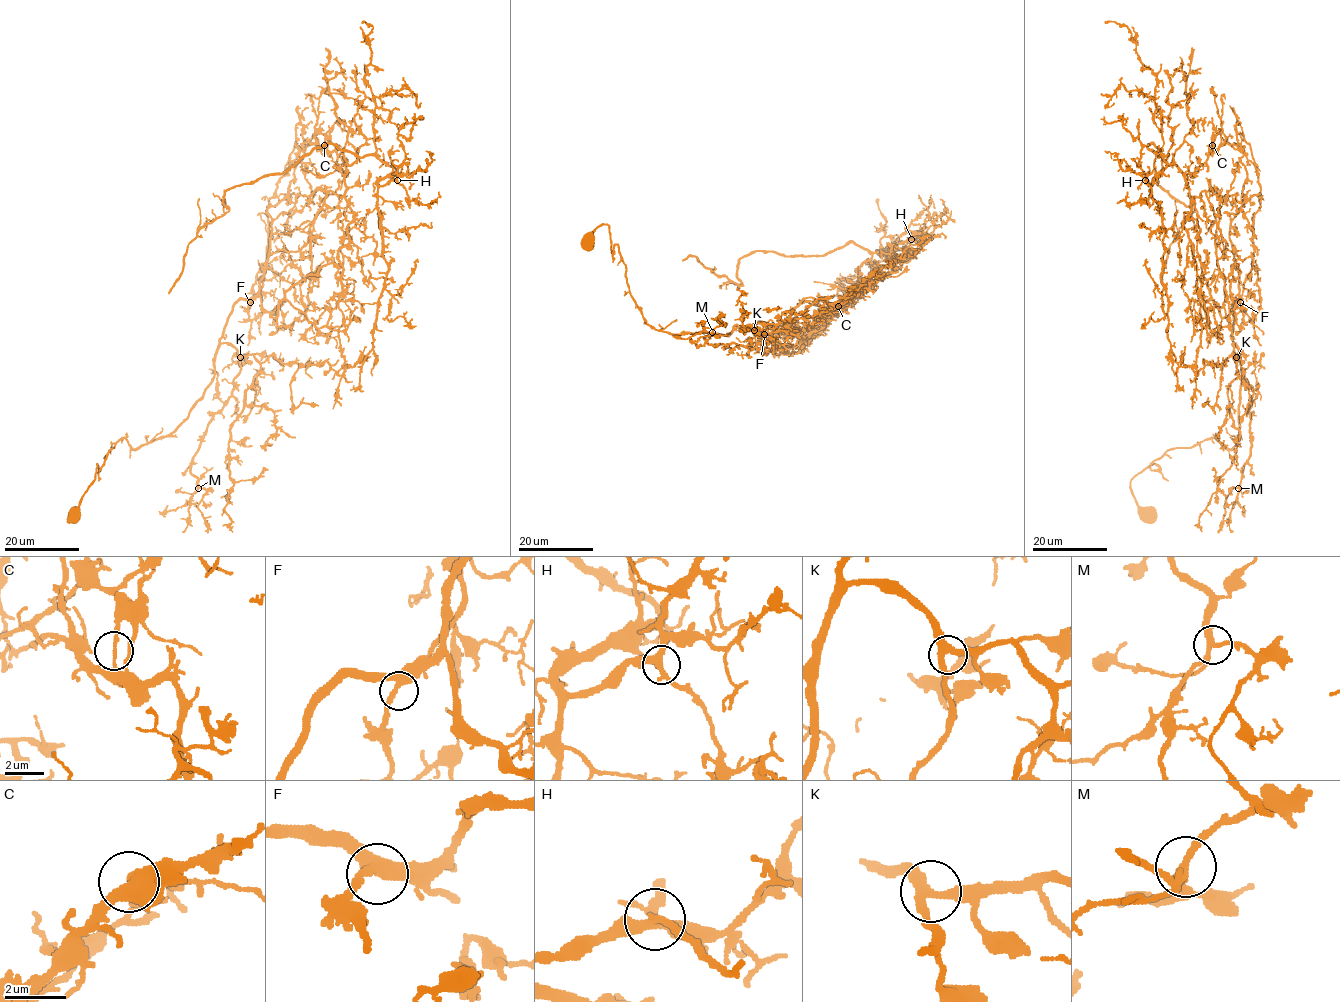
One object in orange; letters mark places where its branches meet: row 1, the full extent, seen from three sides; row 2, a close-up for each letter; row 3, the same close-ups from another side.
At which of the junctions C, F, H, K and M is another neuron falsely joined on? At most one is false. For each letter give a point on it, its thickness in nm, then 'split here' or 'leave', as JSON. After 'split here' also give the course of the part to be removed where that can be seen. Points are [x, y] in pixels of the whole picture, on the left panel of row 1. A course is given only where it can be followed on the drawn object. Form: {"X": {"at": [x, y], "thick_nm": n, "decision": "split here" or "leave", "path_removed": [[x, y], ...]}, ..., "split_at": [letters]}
{"C": {"at": [324, 145], "thick_nm": 120, "decision": "split here", "path_removed": [[324, 146], [344, 174], [358, 158], [324, 143], [283, 173], [225, 192], [229, 210], [188, 245], [168, 293]]}, "F": {"at": [250, 302], "thick_nm": 320, "decision": "leave"}, "H": {"at": [397, 180], "thick_nm": 280, "decision": "leave"}, "K": {"at": [240, 357], "thick_nm": 280, "decision": "leave"}, "M": {"at": [198, 488], "thick_nm": 260, "decision": "leave"}, "split_at": ["C"]}

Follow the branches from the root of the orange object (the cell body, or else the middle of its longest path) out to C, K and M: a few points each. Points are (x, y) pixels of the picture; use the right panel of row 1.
C: (1150, 515), (1130, 488), (1138, 474), (1172, 448), (1240, 438), (1233, 311), (1260, 188), (1235, 145), (1212, 146)
K: (1150, 515), (1130, 488), (1138, 474), (1172, 448), (1240, 438), (1233, 343), (1236, 357)
M: (1150, 515), (1130, 488), (1138, 474), (1172, 448), (1240, 438), (1233, 343), (1253, 390), (1238, 488)

